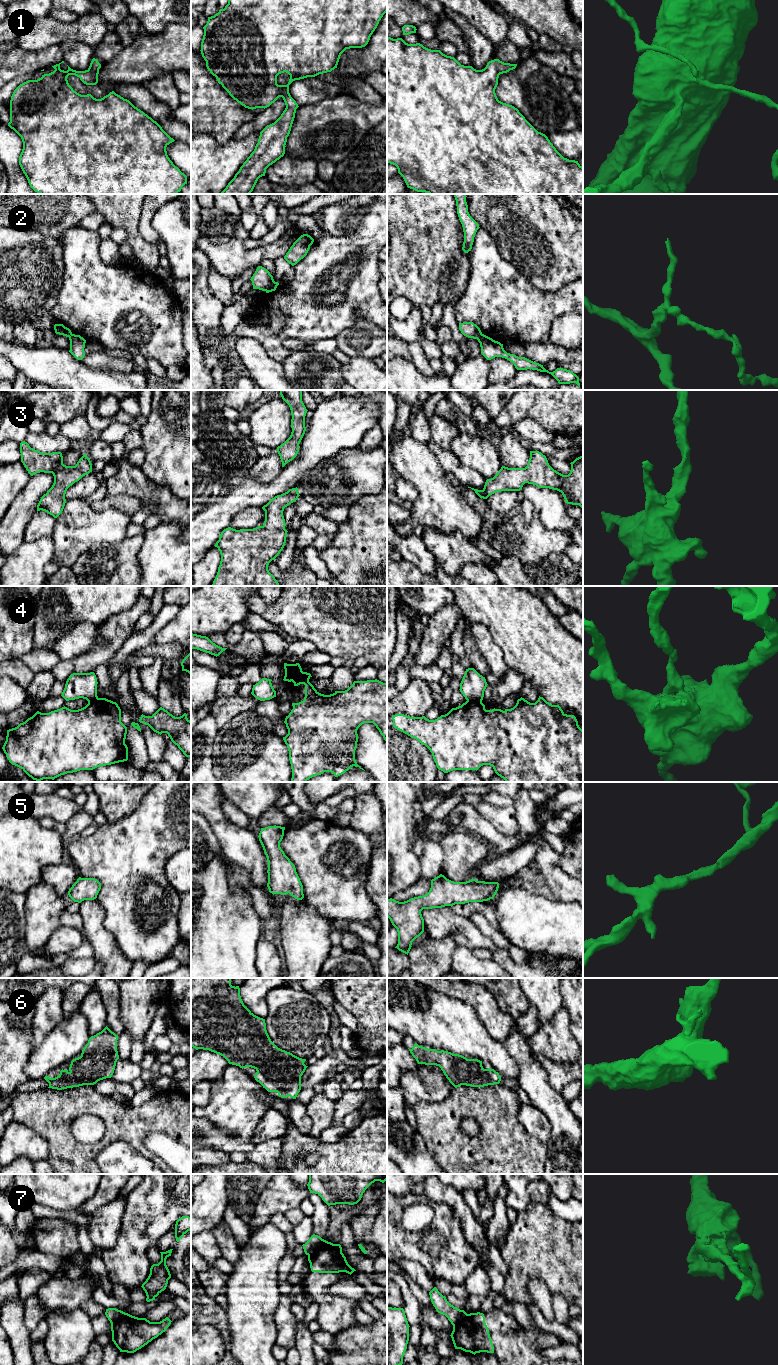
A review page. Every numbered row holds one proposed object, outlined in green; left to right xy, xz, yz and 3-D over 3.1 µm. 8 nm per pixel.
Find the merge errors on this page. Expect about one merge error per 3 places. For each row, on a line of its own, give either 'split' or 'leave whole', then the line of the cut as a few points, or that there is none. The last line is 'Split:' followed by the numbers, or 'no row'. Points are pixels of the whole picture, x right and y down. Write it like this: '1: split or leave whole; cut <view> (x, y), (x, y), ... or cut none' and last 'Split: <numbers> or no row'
1: leave whole; cut none
2: split; cut xz (274, 281), (265, 290)
3: leave whole; cut none
4: split; cut yz (467, 699), (475, 699), (481, 702)
5: leave whole; cut none
6: leave whole; cut none
7: split; cut xz (323, 1239), (308, 1255)
Split: 2, 4, 7

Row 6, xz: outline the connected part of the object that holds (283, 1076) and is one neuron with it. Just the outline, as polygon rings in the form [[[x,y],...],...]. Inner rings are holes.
[[[191,978],[191,1046],[209,1050],[223,1056],[229,1064],[240,1068],[251,1067],[257,1072],[254,1078],[268,1092],[277,1092],[279,1097],[296,1099],[301,1090],[301,1076],[305,1072],[306,1059],[278,1048],[270,1039],[265,1019],[254,1015],[243,1003],[239,986],[231,985],[231,978]]]

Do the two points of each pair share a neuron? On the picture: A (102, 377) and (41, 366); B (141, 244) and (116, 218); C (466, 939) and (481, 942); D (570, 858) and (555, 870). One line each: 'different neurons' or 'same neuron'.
A: same neuron
B: same neuron
C: same neuron
D: different neurons

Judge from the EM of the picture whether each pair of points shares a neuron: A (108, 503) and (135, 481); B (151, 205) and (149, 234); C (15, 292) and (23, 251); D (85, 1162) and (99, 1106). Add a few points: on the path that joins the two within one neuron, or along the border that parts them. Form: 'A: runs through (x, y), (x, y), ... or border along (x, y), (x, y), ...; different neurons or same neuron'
A: border along (107, 494), (127, 494), (134, 496), (141, 503); different neurons
B: runs through (147, 212), (146, 227); same neuron
C: runs through (16, 282), (16, 275), (23, 268), (23, 261); same neuron
D: runs through (97, 1148), (110, 1135), (110, 1120); same neuron

